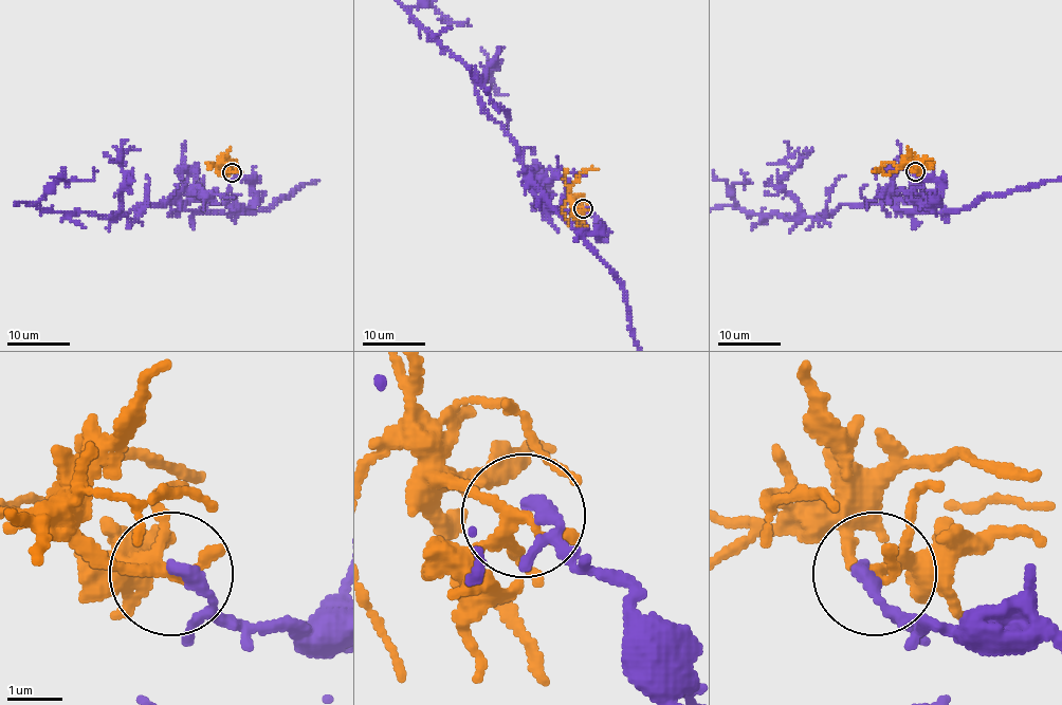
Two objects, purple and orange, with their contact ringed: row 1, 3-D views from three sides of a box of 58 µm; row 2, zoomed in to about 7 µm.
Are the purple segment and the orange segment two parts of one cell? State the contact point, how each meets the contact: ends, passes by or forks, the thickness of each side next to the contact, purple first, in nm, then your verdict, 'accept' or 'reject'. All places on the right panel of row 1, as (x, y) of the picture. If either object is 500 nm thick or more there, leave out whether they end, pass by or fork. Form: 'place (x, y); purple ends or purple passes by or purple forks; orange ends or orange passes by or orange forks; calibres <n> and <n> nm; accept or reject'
place (915, 171); purple ends; orange forks; calibres 260 and 180 nm; reject

